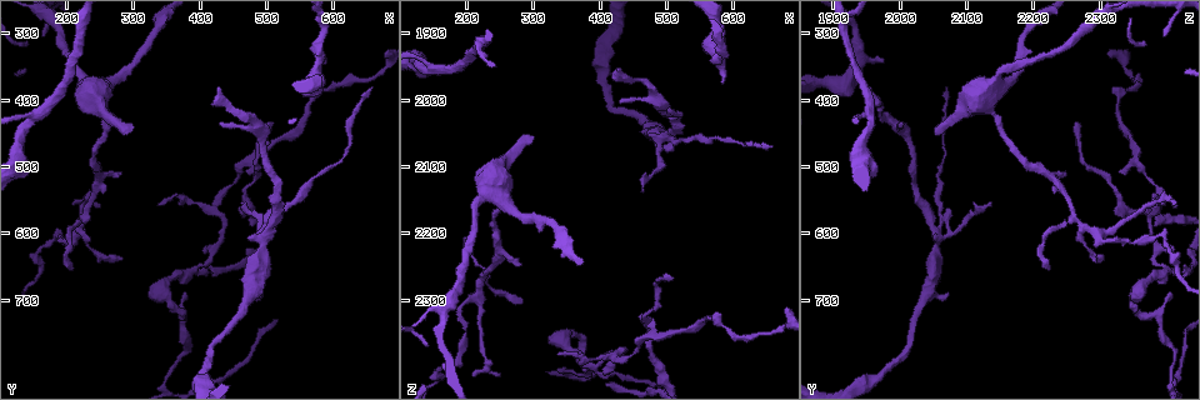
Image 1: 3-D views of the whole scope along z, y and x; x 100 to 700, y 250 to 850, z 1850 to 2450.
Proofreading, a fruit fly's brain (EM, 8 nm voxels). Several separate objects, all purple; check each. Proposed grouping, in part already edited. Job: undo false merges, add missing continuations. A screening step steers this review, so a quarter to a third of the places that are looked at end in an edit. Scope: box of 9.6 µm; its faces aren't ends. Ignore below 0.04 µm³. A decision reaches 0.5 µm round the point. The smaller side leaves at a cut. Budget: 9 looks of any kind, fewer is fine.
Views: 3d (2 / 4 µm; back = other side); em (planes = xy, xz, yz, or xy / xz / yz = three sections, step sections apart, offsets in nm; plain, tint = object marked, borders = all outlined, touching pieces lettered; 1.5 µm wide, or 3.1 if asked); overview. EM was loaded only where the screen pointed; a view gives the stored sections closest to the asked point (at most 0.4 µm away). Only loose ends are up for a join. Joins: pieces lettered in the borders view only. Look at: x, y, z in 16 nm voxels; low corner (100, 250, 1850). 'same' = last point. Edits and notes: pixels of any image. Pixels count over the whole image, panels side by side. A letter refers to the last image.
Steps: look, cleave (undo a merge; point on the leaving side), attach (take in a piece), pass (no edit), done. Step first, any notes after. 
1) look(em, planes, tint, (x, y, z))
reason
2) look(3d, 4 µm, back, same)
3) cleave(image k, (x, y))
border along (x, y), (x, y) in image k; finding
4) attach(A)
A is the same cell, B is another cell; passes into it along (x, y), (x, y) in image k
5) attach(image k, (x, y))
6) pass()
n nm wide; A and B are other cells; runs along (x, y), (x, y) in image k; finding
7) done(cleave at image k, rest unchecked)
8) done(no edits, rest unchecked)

look(em, yz, step 4, tint, (210, 645, 2225))
free end

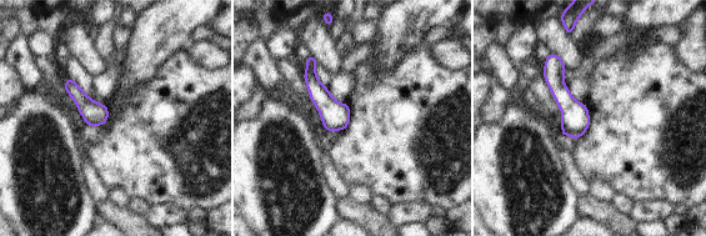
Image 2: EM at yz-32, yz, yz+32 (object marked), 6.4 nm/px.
look(em, planes, borders, same)
another direction

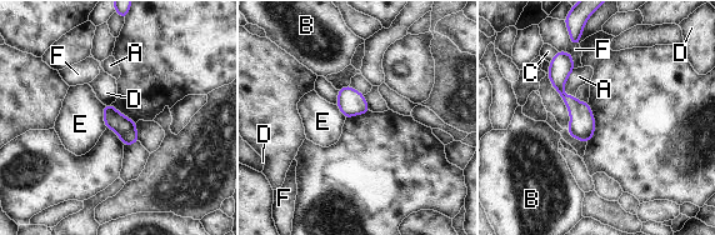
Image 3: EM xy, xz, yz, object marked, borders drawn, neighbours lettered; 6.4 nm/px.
pass()
A, B, C, D, E and F are other cells; border along (575, 96), (586, 103) in image 3; no lettered piece goes on from it

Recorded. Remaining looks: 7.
look(em, xz, step 4, tint, (250, 560, 2410))
tapers out

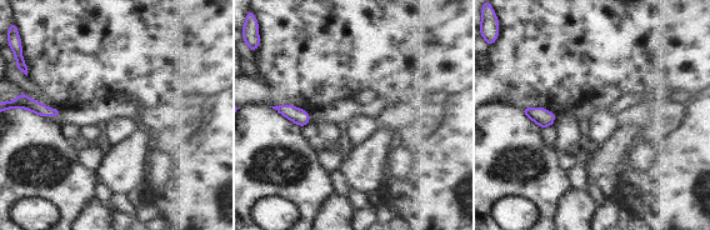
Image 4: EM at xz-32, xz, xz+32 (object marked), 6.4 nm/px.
look(em, planes, borders, same)

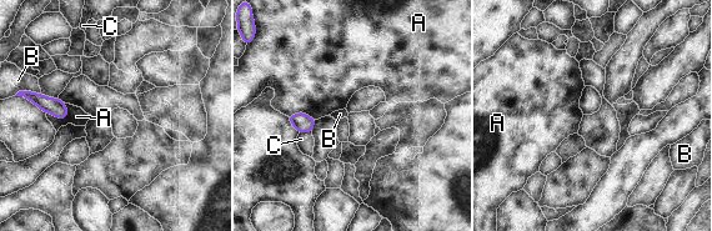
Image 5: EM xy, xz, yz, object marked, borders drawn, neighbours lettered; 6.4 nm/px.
pass()
A, B and C are other cells; none of them fits

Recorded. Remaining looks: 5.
look(em, yz, step 8, borders, (385, 775, 2415))
abrupt turn

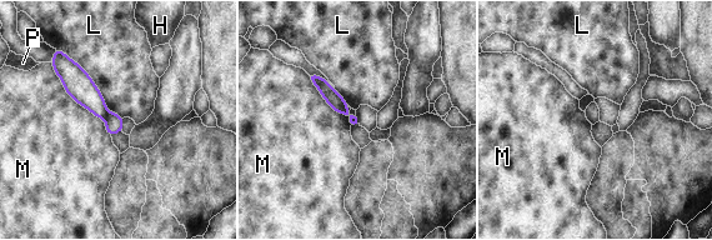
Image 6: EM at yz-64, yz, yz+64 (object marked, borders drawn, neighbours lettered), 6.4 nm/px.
cleave(image 6, (114, 123))
H, L, M and P are other cells; border along (108, 113), (104, 119) in image 6; two neurons meet here

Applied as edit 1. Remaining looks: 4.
look(overview)
redraw

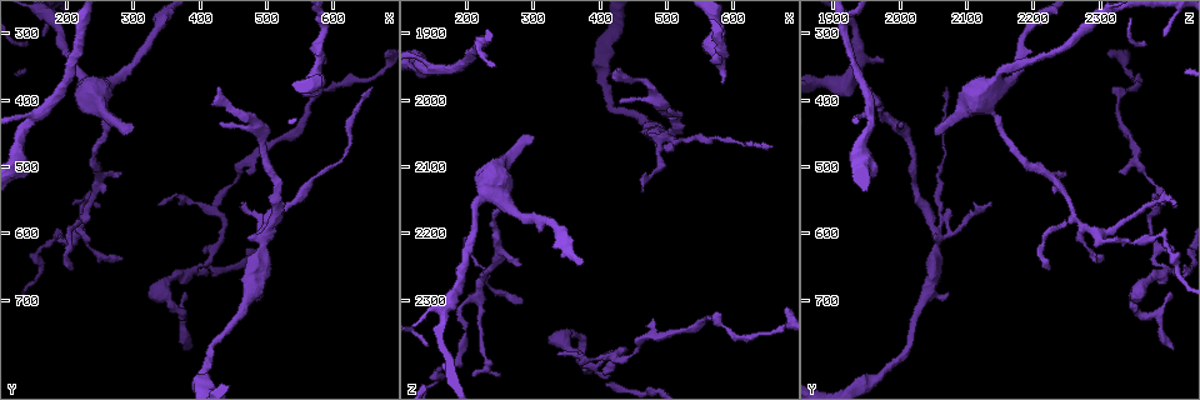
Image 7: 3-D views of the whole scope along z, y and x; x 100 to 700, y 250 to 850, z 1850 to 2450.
look(em, yz, step 4, tint, (280, 360, 2175))
calibre changes

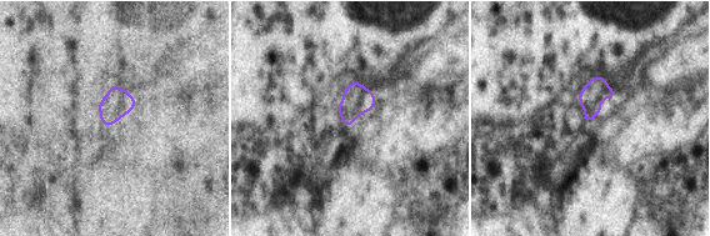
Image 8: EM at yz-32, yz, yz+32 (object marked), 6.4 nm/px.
look(em, yz, step 4, borders, same)
what lies round it

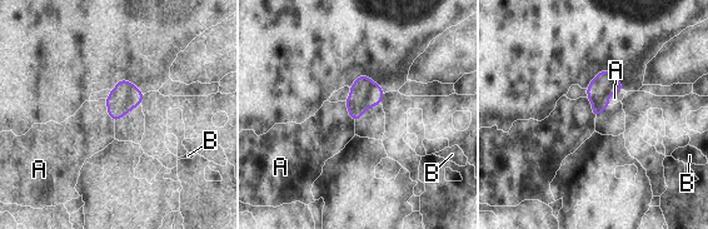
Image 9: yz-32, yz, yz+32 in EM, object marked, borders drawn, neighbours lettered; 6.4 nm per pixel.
pass()
A and B are other cells; border along (623, 90), (612, 93), (608, 104) in image 9; one neuron here

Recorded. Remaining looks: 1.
done(cleave at image 6, rest unchecked)

